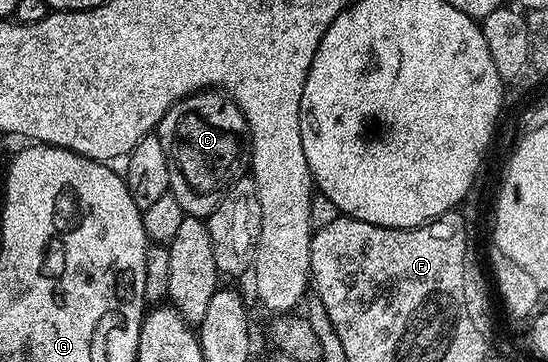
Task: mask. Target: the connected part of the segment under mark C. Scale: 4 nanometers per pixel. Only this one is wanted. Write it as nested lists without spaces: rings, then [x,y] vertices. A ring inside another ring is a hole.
[[[211,88],[202,93],[192,93],[189,97],[183,97],[174,107],[170,107],[170,111],[160,121],[158,136],[173,168],[170,192],[178,199],[185,214],[207,218],[220,206],[220,202],[228,196],[236,182],[249,172],[250,138],[246,115],[236,100],[219,89]]]

